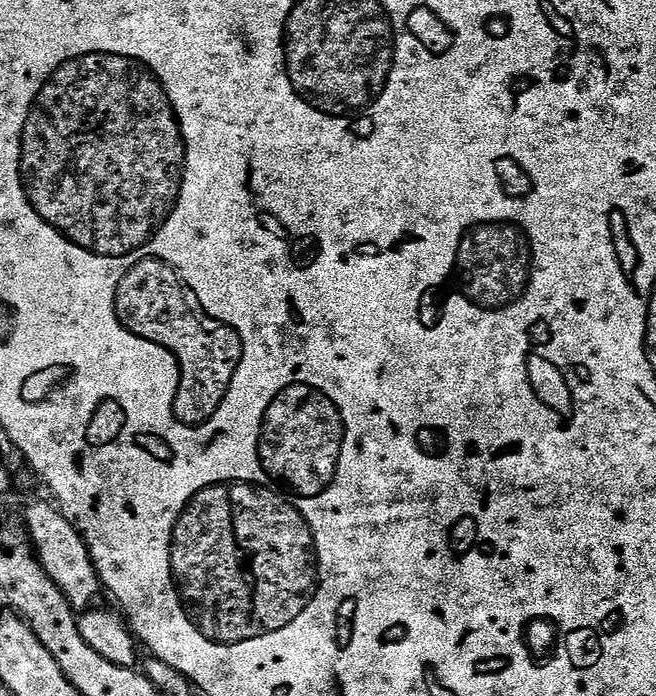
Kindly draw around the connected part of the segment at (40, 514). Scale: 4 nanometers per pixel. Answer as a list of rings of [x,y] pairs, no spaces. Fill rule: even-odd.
[[[47,499],[36,500],[22,515],[23,523],[26,525],[28,538],[40,560],[40,565],[46,574],[60,590],[68,603],[76,610],[88,610],[93,607],[95,598],[102,592],[100,576],[92,565],[92,555],[88,553],[88,544],[80,535],[76,525],[72,524],[55,503]]]

